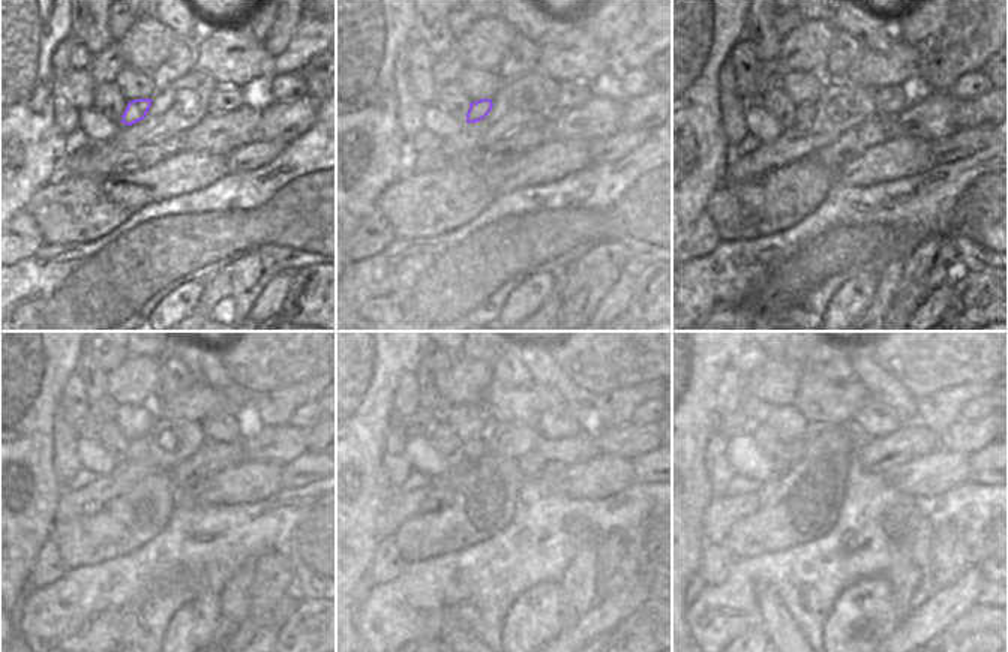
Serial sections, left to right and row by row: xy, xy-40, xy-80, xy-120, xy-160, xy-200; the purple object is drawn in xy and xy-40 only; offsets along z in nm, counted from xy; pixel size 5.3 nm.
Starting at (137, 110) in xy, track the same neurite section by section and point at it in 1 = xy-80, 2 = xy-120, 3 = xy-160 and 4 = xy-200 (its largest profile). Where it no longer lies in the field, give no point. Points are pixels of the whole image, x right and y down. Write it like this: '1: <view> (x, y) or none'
1: xy-80 (806, 114)
2: xy-120 (137, 448)
3: xy-160 (473, 448)
4: xy-200 (795, 448)

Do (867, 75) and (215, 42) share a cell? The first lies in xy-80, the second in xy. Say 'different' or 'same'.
same

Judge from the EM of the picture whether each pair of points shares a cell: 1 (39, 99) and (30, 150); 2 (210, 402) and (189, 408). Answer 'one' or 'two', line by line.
1: one
2: one

